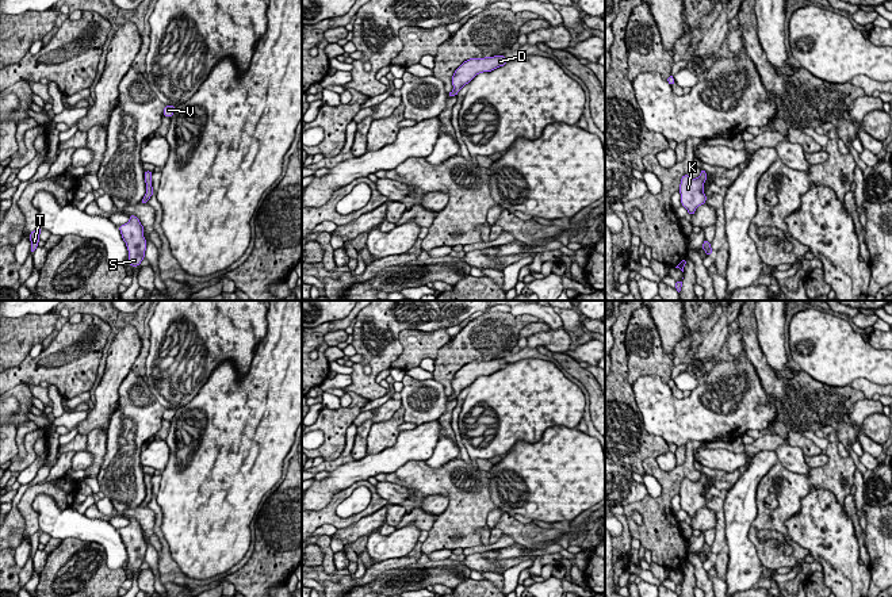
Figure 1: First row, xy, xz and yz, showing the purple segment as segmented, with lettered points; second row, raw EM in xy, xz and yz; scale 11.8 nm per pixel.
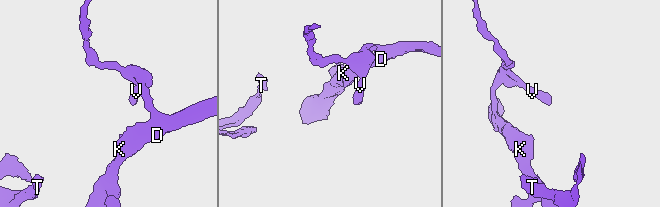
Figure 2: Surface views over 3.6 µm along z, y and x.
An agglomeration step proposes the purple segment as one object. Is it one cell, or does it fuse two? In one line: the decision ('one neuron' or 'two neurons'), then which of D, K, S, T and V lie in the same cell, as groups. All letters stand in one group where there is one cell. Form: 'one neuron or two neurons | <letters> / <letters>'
one neuron | D K S T V

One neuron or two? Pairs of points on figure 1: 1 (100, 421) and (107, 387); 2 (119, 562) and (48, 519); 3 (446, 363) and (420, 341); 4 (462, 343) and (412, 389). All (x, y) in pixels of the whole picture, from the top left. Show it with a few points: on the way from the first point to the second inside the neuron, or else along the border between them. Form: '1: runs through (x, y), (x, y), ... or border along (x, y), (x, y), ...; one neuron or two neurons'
1: runs through (102, 413), (106, 395); one neuron
2: runs through (107, 542), (95, 529), (68, 524); one neuron
3: border along (448, 341), (439, 348), (433, 359); two neurons
4: border along (433, 379), (443, 386), (447, 397); two neurons

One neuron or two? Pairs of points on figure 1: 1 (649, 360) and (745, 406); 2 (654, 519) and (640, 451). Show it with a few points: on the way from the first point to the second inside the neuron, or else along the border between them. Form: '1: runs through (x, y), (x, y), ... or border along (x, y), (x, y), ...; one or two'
1: border along (632, 383), (639, 377), (657, 375), (666, 385); two
2: border along (653, 456), (643, 462), (643, 470), (647, 474); two

